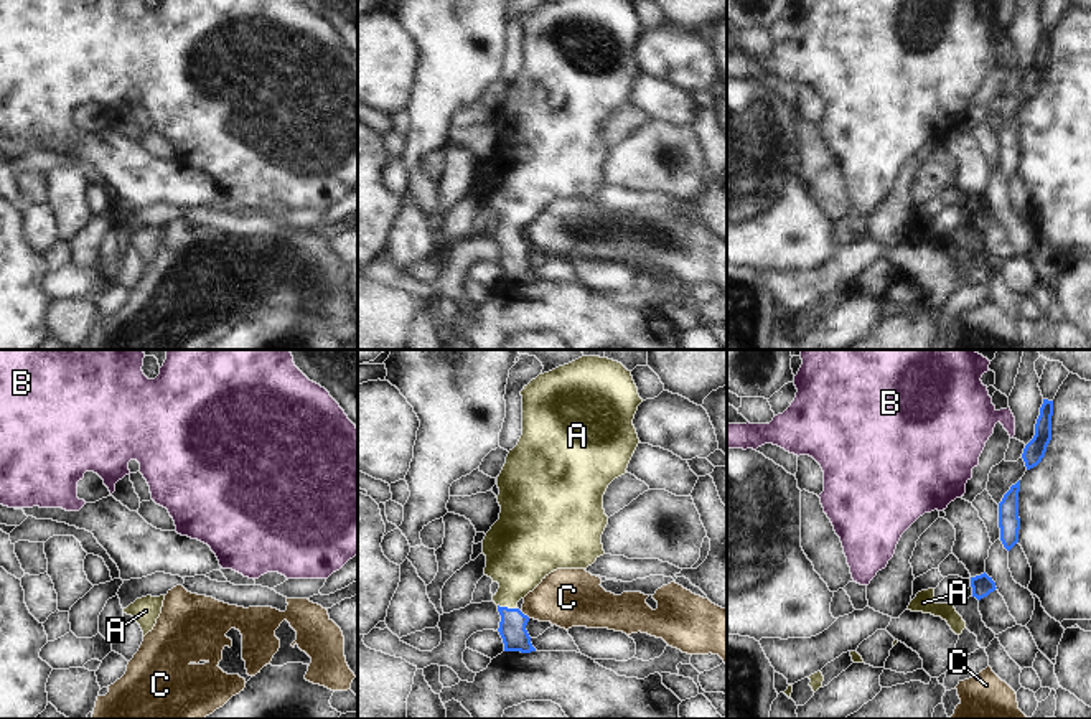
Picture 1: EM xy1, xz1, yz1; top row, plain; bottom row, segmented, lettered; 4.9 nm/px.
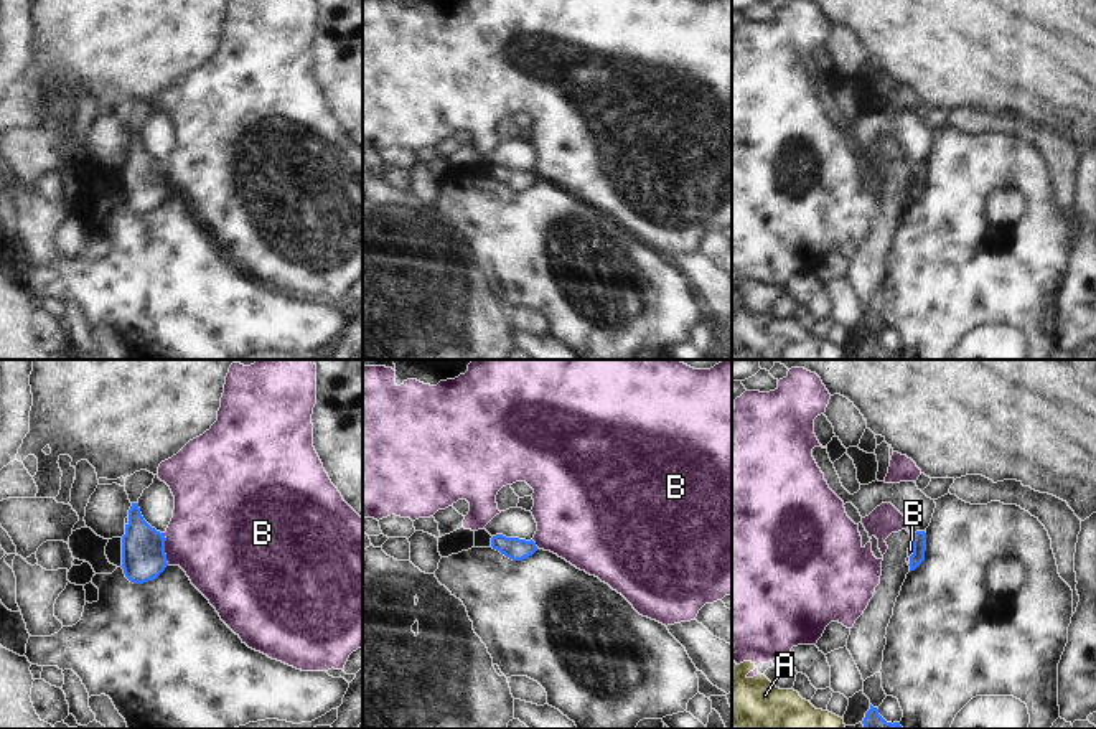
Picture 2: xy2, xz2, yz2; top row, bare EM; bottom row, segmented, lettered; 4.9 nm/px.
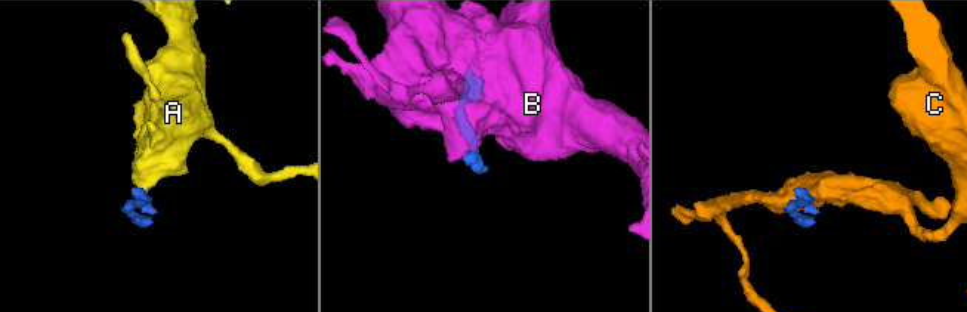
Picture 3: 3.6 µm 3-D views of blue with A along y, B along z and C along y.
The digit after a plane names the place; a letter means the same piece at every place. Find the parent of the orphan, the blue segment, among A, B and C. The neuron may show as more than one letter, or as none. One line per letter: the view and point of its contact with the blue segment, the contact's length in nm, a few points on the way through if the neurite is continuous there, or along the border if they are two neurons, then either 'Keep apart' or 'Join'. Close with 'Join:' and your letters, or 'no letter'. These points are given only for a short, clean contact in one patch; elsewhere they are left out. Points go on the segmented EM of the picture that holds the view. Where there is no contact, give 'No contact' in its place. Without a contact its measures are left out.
A: Touches blue at xz1 (506, 607). Shared border 90 nm. Path across: xz1 (513, 622), (506, 607), (518, 574), (518, 558). Join
B: Touches blue at xy2 (163, 550). Shared border 160 nm. Boundary: xy2 (163, 533), (165, 561), (168, 564). Keep apart
C: Touches blue at xz1 (523, 614). Shared border 70 nm. Boundary: xz1 (519, 610), (529, 617). Keep apart
Join: A

